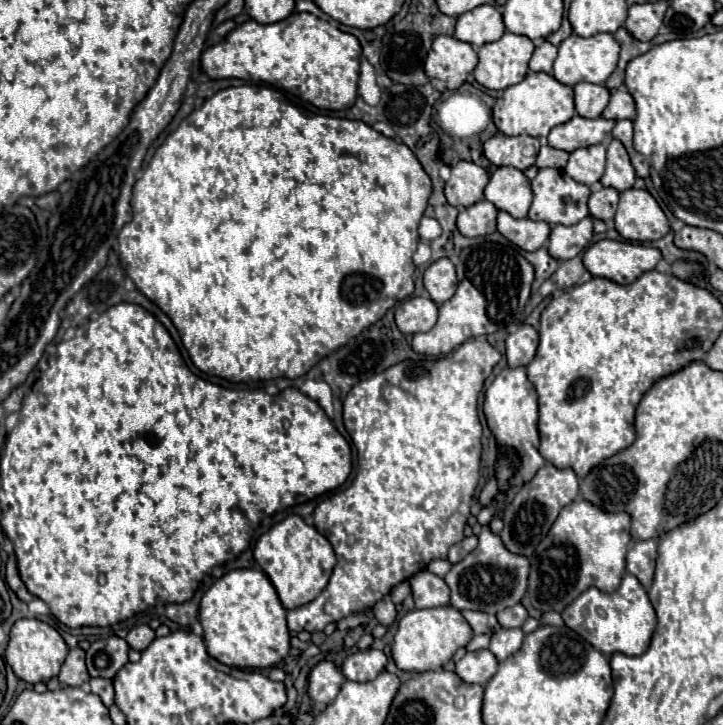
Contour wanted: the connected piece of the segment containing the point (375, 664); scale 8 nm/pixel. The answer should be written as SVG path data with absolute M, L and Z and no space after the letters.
M365 649L349 655L341 665L345 679L371 681L387 667L387 655L379 649Z

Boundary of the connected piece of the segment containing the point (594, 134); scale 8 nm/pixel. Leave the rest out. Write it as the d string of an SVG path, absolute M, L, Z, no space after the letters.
M575 115L571 121L551 129L547 143L555 149L573 153L579 147L591 147L591 145L601 143L611 133L613 125L615 125L615 121L607 121L603 117L585 119L585 117Z

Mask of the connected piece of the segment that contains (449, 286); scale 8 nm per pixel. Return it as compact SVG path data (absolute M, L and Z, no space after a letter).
M437 259L425 269L423 277L425 289L429 291L431 299L441 305L449 301L455 295L457 289L457 277L455 277L455 267L449 259Z

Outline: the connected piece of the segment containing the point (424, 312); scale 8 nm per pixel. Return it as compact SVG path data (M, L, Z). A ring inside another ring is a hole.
M413 297L395 309L395 323L401 333L429 331L437 321L437 305L429 297Z

